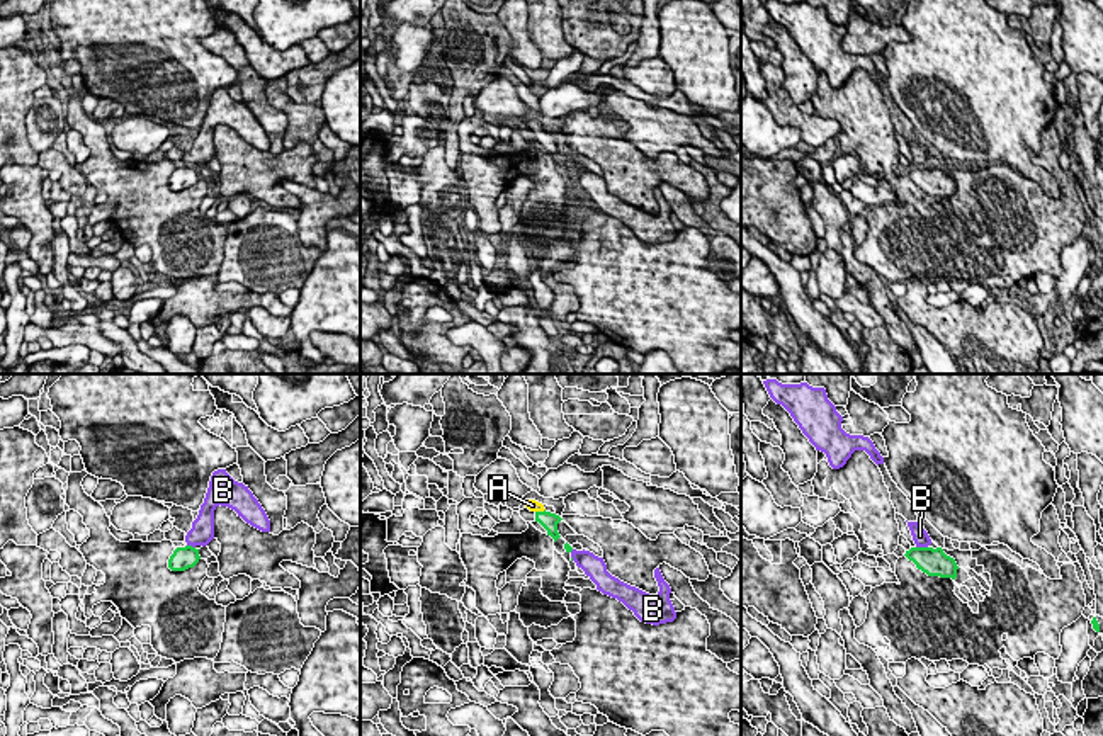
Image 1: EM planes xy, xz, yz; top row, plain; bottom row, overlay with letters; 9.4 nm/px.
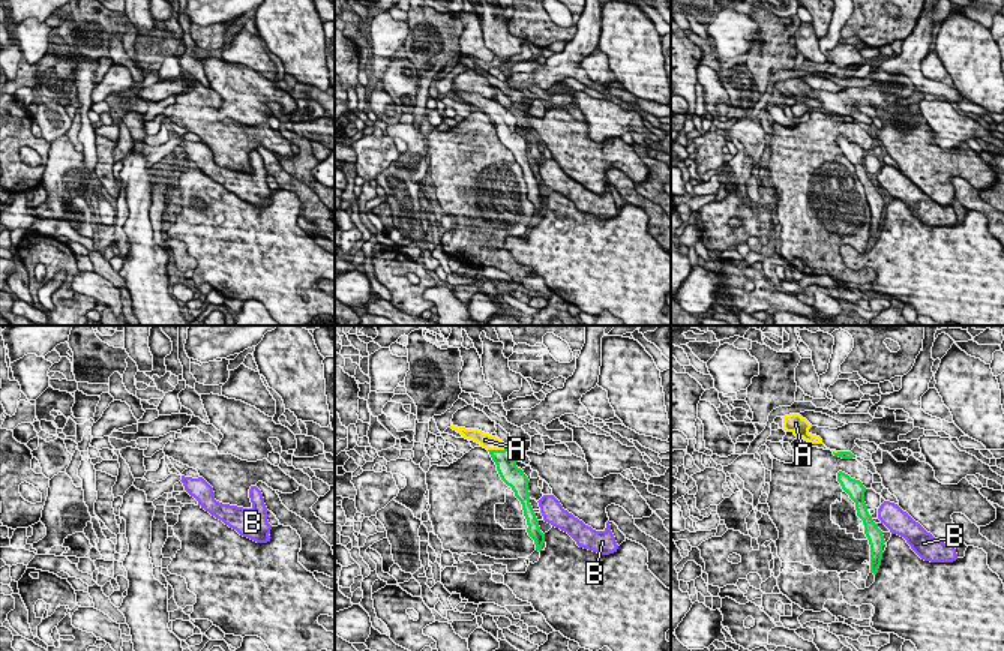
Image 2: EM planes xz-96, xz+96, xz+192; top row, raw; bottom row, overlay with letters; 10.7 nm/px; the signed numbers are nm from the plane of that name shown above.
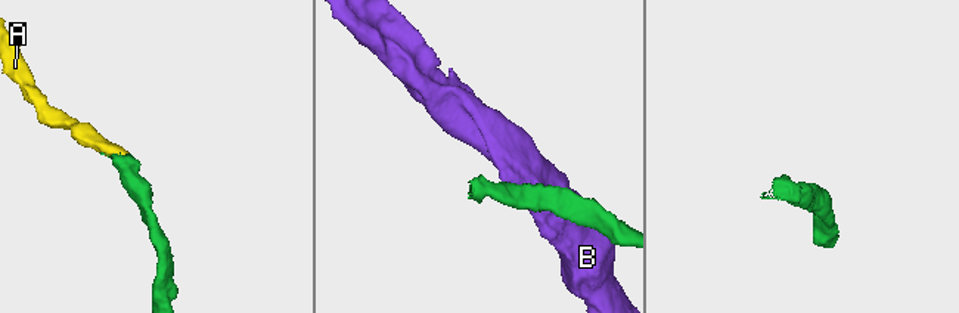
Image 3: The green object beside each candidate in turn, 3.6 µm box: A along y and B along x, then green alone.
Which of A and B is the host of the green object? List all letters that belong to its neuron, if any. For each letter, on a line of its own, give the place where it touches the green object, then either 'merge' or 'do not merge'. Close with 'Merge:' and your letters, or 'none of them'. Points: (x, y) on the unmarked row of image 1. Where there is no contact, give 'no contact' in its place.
A: xz (539, 131) | merge
B: yz (921, 167) | do not merge
Merge: A

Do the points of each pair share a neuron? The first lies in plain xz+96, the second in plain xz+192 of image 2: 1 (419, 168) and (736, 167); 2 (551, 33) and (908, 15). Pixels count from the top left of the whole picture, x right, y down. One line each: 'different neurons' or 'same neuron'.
1: different neurons
2: same neuron

